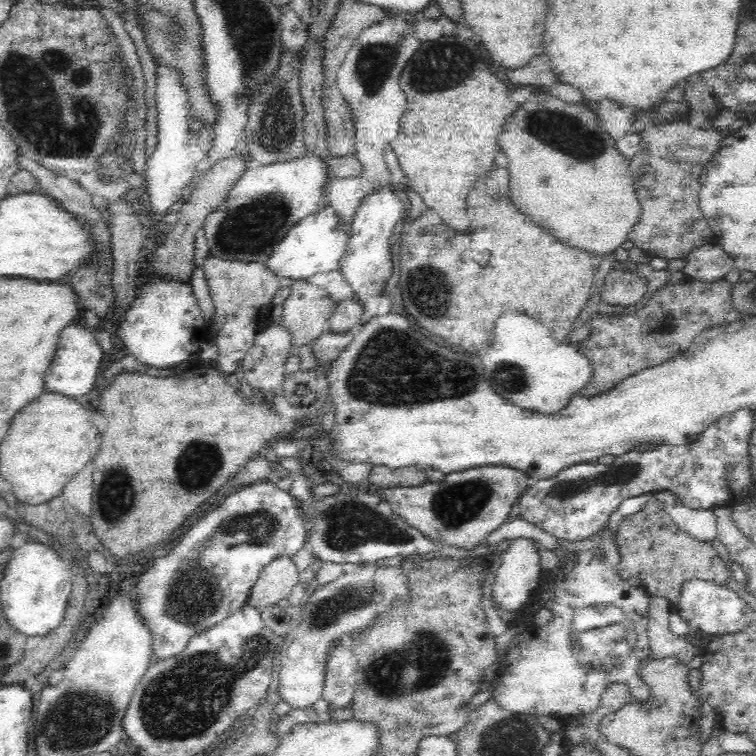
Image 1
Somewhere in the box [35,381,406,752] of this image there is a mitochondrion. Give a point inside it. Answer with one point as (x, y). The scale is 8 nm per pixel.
(184, 700)

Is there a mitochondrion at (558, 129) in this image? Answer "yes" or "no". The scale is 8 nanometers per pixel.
yes

